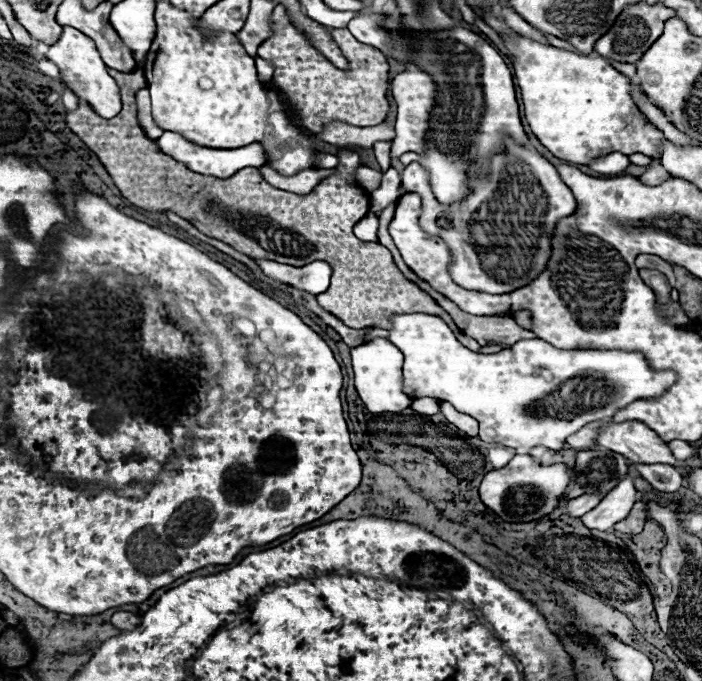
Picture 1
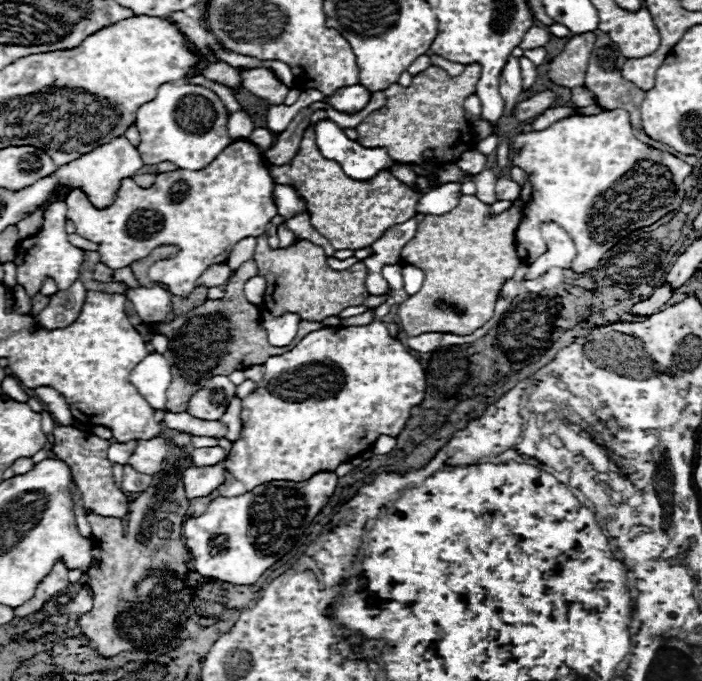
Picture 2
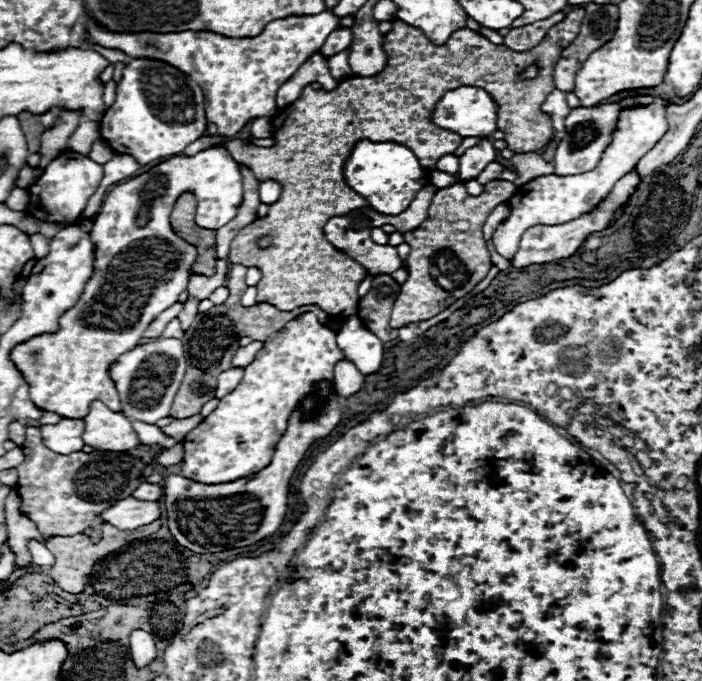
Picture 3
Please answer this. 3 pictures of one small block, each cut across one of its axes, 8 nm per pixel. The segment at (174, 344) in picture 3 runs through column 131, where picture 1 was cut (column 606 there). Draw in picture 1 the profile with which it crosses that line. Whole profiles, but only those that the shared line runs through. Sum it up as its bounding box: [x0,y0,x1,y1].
[388,314,676,450]

